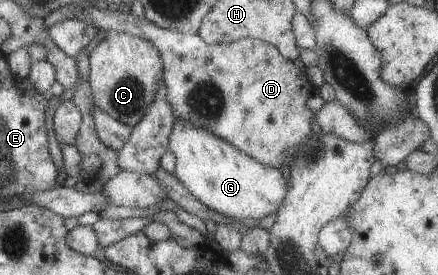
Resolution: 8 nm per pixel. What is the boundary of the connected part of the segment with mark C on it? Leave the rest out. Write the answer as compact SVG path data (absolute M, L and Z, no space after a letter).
M111 30L90 52L89 68L93 102L114 120L135 127L146 116L156 98L158 80L163 78L163 60L156 46L139 36Z

